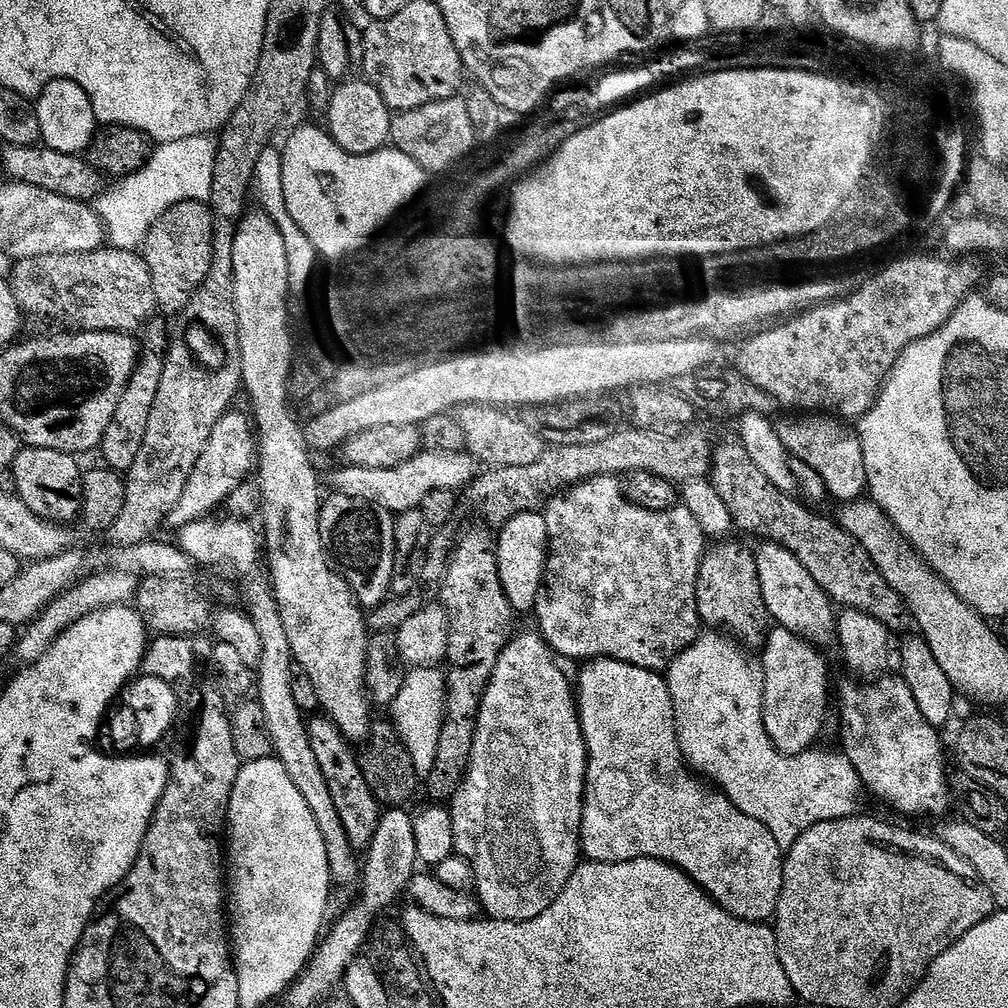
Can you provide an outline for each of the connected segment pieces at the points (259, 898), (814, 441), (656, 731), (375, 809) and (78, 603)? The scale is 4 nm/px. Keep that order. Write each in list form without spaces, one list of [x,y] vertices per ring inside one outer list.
[[[269,758],[265,760],[249,760],[243,765],[234,782],[234,790],[228,807],[228,823],[226,825],[226,864],[230,869],[230,944],[234,949],[236,977],[241,993],[253,996],[256,1000],[272,1000],[283,993],[293,980],[303,972],[309,957],[315,952],[318,941],[325,927],[324,915],[328,912],[328,895],[334,889],[332,871],[328,861],[326,842],[322,838],[322,830],[318,830],[318,822],[306,802],[306,798],[294,786],[290,774],[286,774],[286,766],[281,760]]]
[[[790,412],[776,420],[777,443],[795,460],[804,462],[821,478],[839,503],[855,503],[867,491],[866,464],[859,431],[827,413]]]
[[[593,657],[581,668],[576,701],[588,751],[592,744],[675,744],[679,740],[676,705],[661,673],[608,657]]]
[[[327,716],[309,721],[308,737],[311,739],[311,748],[319,760],[320,769],[330,790],[331,800],[334,802],[336,813],[339,814],[348,838],[360,838],[363,846],[367,848],[377,834],[382,805],[370,790],[362,774],[359,757],[352,750],[353,745],[344,738],[337,724]]]
[[[110,568],[103,572],[96,572],[92,576],[85,576],[77,584],[67,588],[62,595],[48,603],[48,607],[23,629],[14,649],[14,656],[21,660],[21,665],[31,666],[41,660],[50,649],[53,642],[70,626],[74,626],[82,618],[94,614],[103,608],[113,608],[115,604],[128,604],[136,595],[137,581],[128,580],[127,571]]]

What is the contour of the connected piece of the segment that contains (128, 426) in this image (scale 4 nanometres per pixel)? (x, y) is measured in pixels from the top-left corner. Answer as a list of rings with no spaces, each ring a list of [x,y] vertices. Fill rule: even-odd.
[[[161,314],[151,316],[140,326],[136,335],[139,337],[143,348],[143,357],[137,363],[137,367],[128,388],[118,404],[116,413],[110,423],[101,444],[101,453],[105,453],[107,460],[117,471],[127,471],[134,462],[139,449],[142,446],[146,433],[149,432],[150,414],[153,413],[154,402],[157,401],[158,388],[164,376],[164,357],[170,338],[168,327],[169,319]]]

